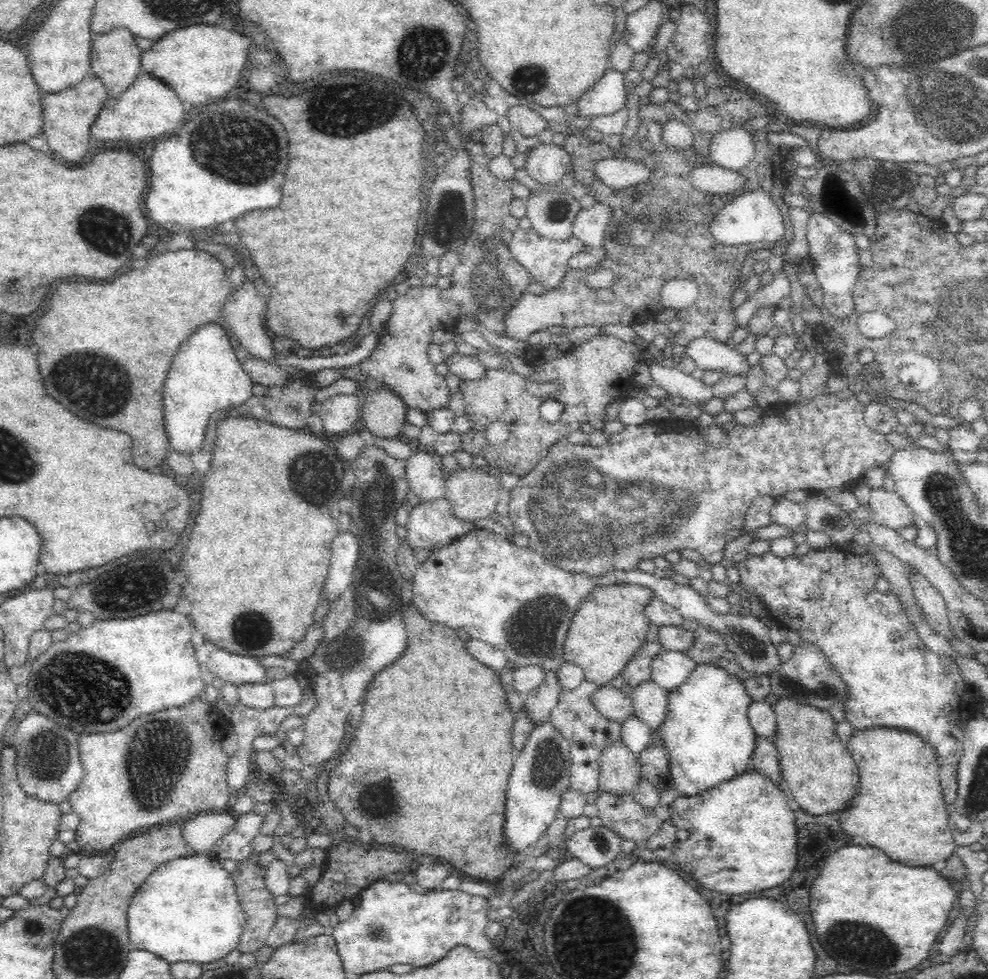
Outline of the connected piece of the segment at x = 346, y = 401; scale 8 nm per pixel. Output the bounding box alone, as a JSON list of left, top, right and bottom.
[316,394,362,436]

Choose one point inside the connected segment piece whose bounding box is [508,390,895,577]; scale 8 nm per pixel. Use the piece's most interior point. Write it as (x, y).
(642, 494)

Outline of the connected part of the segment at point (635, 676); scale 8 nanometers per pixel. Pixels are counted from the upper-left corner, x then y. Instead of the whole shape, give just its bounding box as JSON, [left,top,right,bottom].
[620,641,662,688]

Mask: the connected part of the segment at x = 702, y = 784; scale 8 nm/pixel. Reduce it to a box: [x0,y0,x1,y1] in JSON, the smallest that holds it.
[650,663,757,796]

